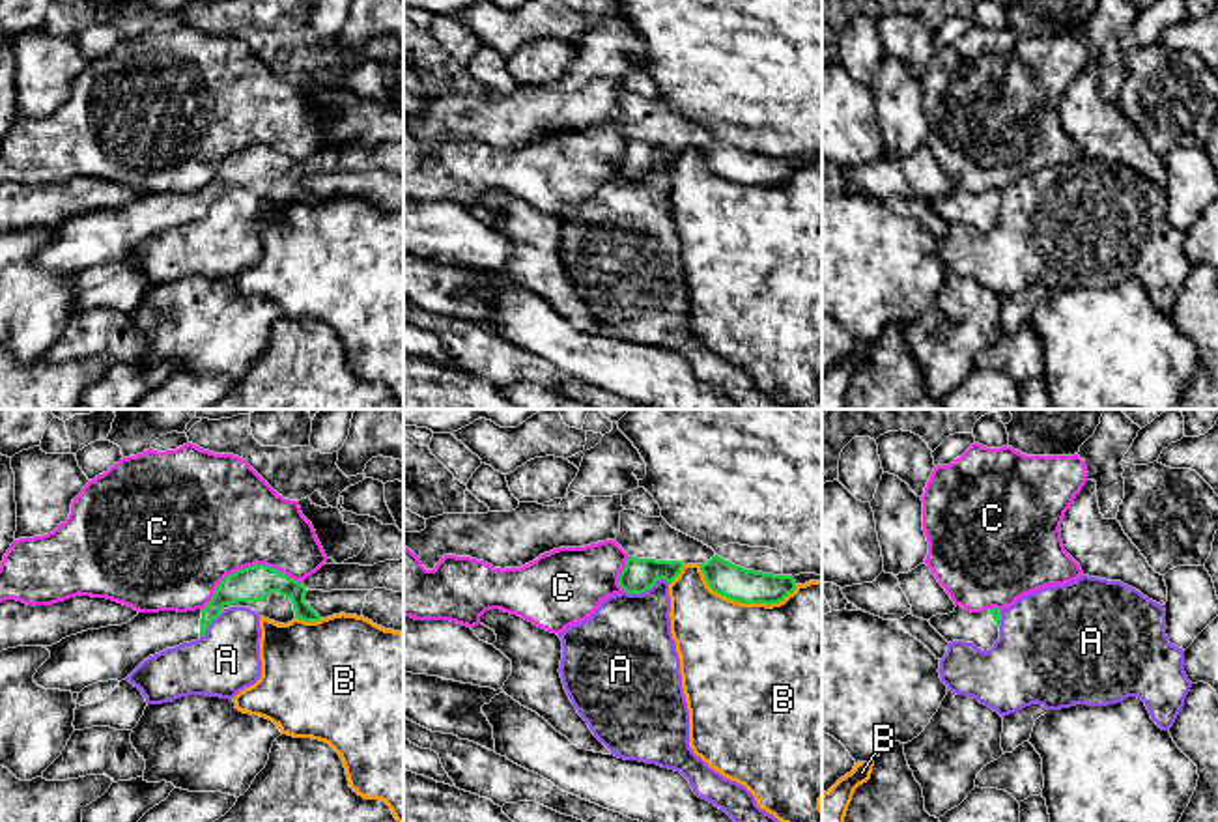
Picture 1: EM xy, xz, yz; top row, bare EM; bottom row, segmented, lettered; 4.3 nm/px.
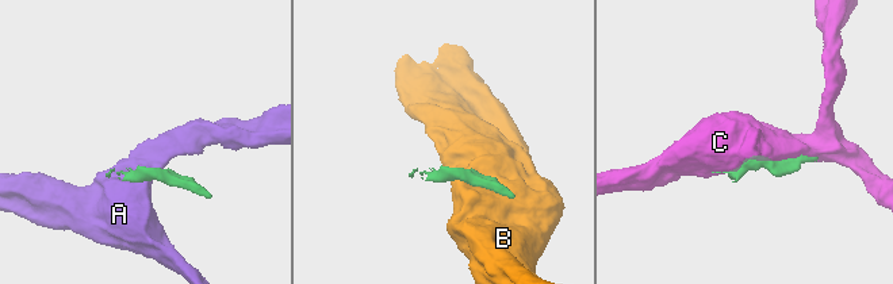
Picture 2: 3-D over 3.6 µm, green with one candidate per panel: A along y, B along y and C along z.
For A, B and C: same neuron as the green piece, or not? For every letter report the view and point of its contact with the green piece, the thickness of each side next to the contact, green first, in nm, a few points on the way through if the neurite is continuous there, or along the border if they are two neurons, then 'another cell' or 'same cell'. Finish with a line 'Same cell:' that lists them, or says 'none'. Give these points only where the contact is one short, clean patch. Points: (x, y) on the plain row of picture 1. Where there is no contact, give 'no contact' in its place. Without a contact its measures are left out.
A: xz (647, 170) | 140/380 nm | along xz (669, 165), (658, 161), (641, 174), (626, 174) | another cell
B: xz (742, 184) | 150/500 nm | another cell
C: xy (247, 148) | 160/500 nm | another cell
Same cell: none

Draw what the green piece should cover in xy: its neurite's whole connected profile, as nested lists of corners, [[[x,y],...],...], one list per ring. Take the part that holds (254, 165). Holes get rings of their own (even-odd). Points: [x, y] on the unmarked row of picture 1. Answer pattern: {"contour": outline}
{"contour": [[[404,140],[374,148],[325,146],[303,164],[265,146],[247,148],[226,157],[204,191],[138,194],[127,206],[88,211],[43,228],[50,239],[34,263],[71,275],[97,263],[121,263],[149,237],[204,219],[228,189],[248,189],[278,206],[293,200],[318,204],[321,198],[304,183],[308,172],[374,170],[404,174]]]}

